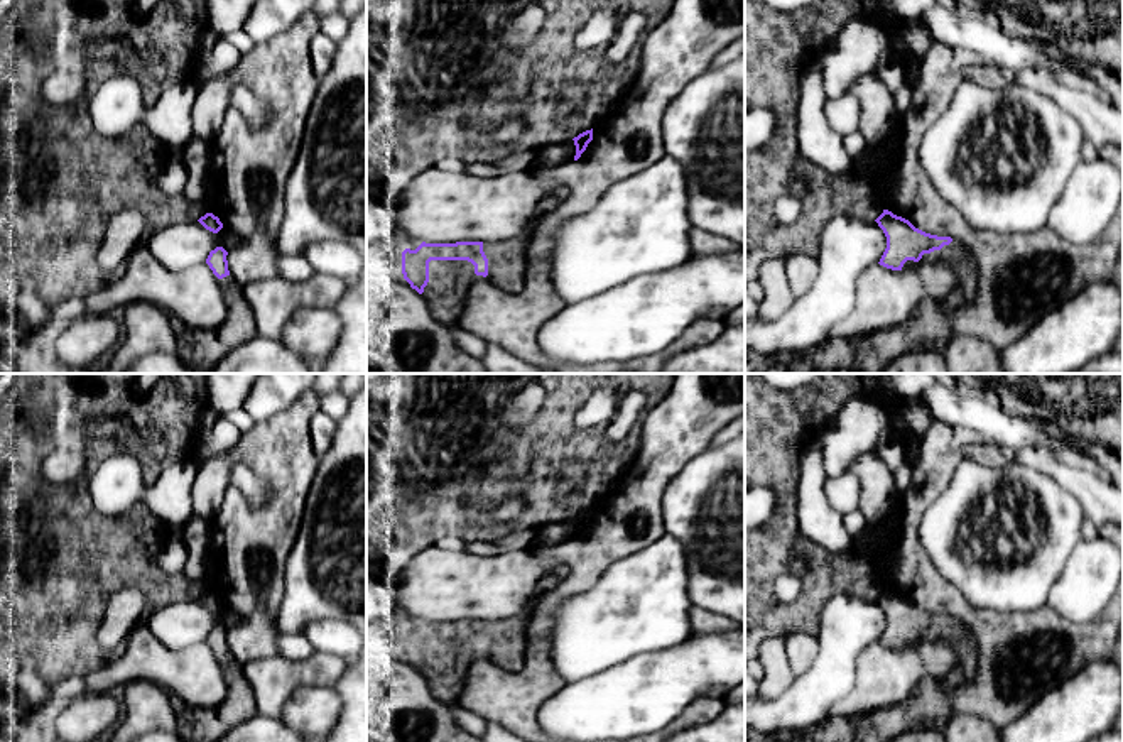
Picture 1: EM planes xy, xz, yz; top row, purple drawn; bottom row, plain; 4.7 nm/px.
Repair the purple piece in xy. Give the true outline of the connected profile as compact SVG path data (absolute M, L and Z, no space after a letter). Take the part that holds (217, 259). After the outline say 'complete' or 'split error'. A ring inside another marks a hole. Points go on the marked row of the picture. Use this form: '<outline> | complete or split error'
M216 247L206 259L206 264L218 279L230 276L226 255L228 252L223 247Z | complete

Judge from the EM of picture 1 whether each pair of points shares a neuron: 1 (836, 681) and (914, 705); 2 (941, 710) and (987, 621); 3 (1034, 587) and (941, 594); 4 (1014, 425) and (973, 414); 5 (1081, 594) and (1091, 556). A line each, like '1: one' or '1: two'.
1: two
2: two
3: two
4: one
5: one

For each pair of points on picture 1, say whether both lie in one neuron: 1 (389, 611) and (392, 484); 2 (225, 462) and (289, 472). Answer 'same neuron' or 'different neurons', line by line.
1: different neurons
2: same neuron

